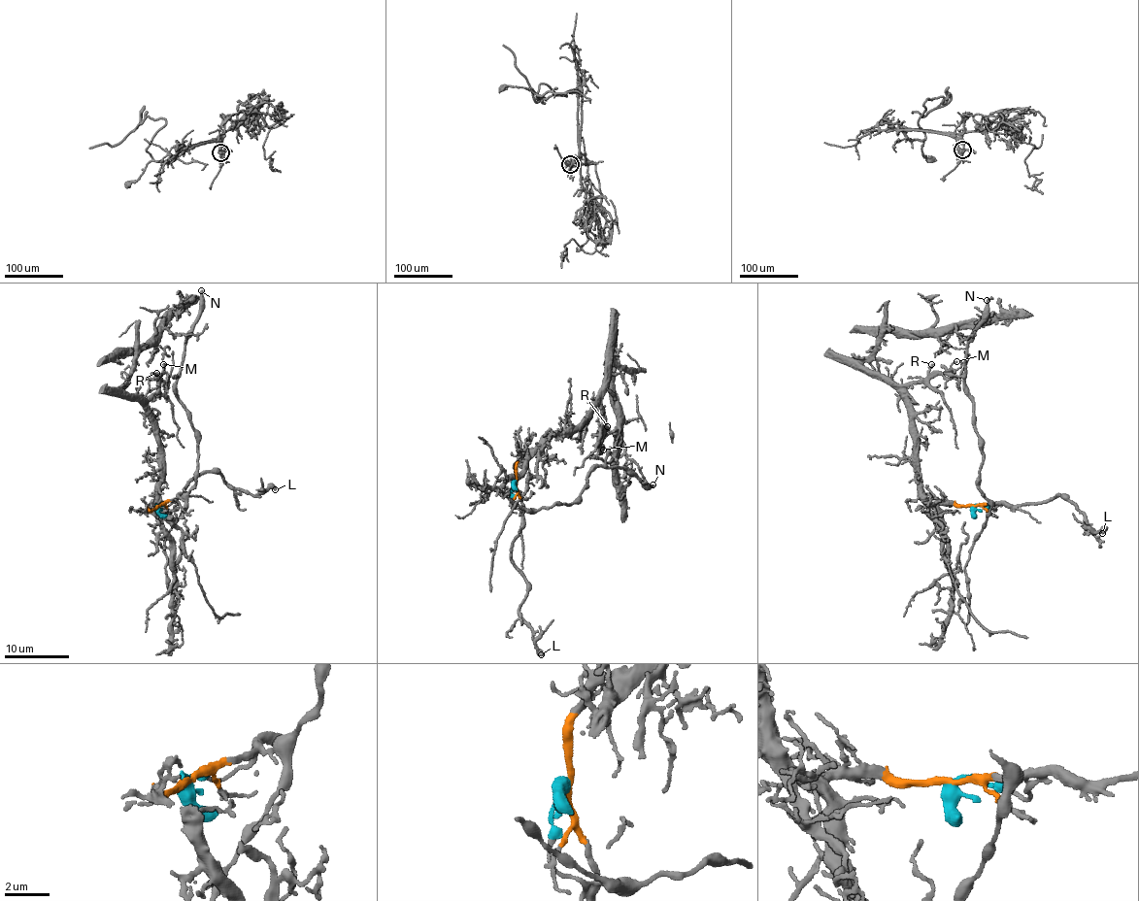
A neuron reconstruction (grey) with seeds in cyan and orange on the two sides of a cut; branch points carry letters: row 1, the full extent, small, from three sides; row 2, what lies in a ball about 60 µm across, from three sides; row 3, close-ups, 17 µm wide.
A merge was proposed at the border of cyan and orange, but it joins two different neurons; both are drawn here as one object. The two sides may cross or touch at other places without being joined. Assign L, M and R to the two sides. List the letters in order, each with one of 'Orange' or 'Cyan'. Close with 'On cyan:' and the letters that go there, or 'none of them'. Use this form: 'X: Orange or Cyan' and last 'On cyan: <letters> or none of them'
L: Orange
M: Orange
R: Orange
On cyan: none of them

